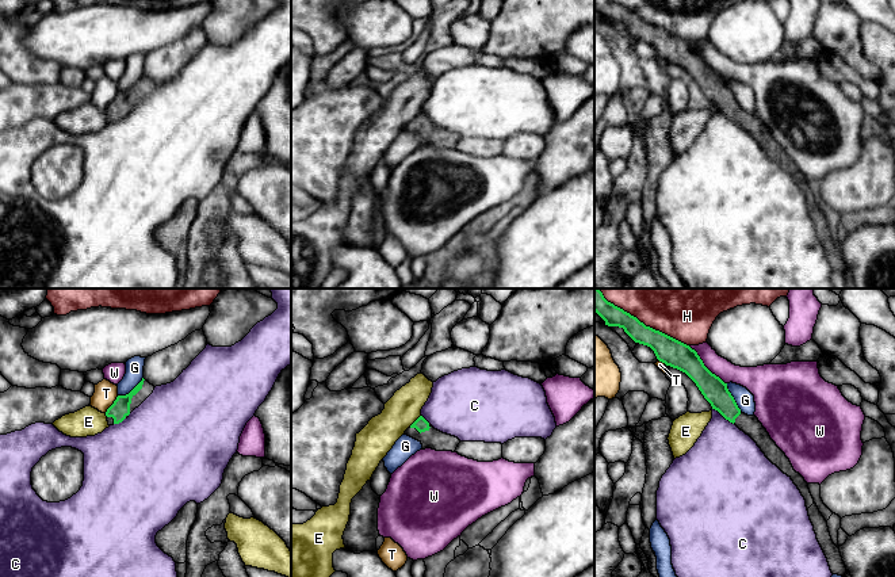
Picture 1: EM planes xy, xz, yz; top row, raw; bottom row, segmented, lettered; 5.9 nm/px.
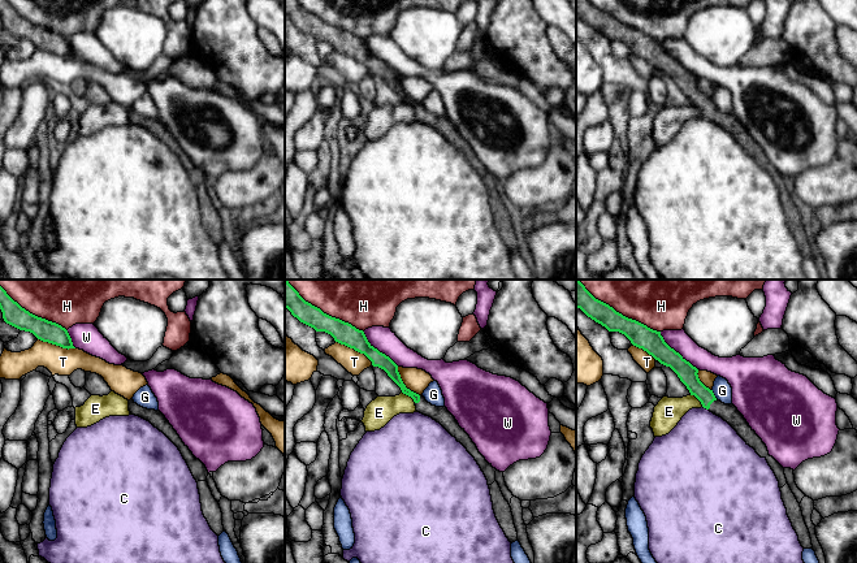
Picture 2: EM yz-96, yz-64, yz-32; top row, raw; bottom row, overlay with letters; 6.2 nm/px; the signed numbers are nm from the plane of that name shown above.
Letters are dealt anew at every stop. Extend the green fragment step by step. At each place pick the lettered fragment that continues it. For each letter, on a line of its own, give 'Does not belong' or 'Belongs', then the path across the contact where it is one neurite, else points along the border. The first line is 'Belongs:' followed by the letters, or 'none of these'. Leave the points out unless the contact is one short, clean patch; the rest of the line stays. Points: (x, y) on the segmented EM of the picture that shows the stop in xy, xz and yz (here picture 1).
Belongs: none of these
C: Does not belong
E: Does not belong. Boundary: xz (420, 415), (409, 425)
G: Does not belong
H: Does not belong
T: Does not belong
W: Does not belong

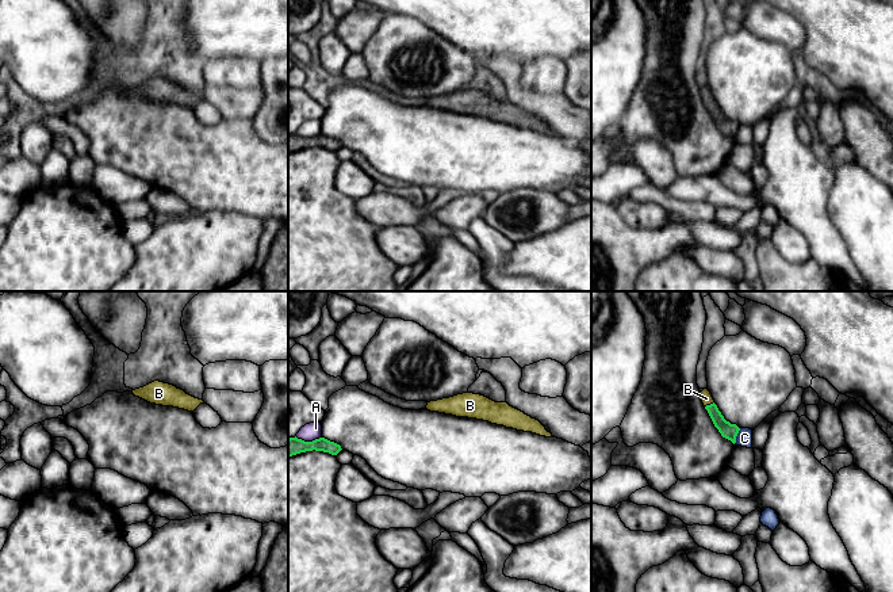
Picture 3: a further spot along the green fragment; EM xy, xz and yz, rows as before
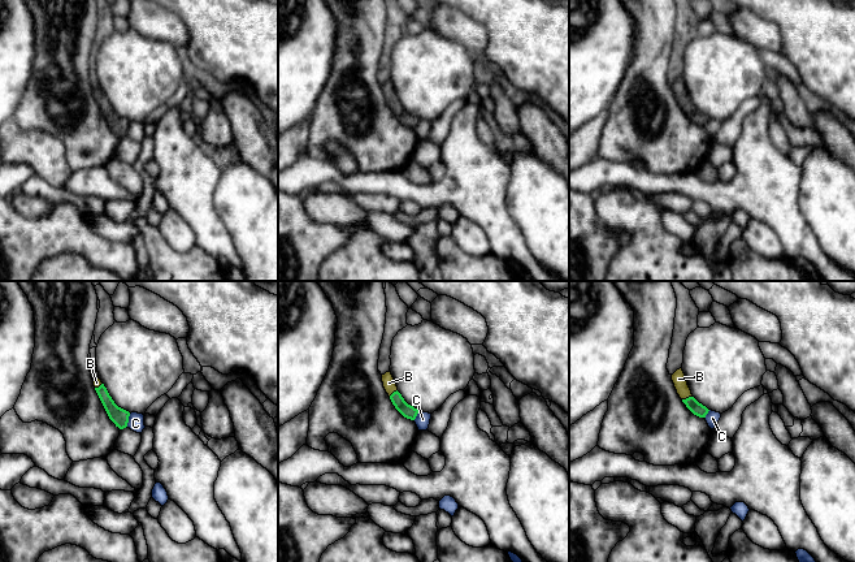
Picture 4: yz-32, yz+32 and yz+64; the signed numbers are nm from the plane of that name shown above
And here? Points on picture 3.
Belongs: B
A: Does not belong. Boundary: xz (295, 436), (303, 440), (321, 438)
B: Belongs. Path across: yz (729, 431), (717, 419), (711, 404), (706, 398)
C: Does not belong

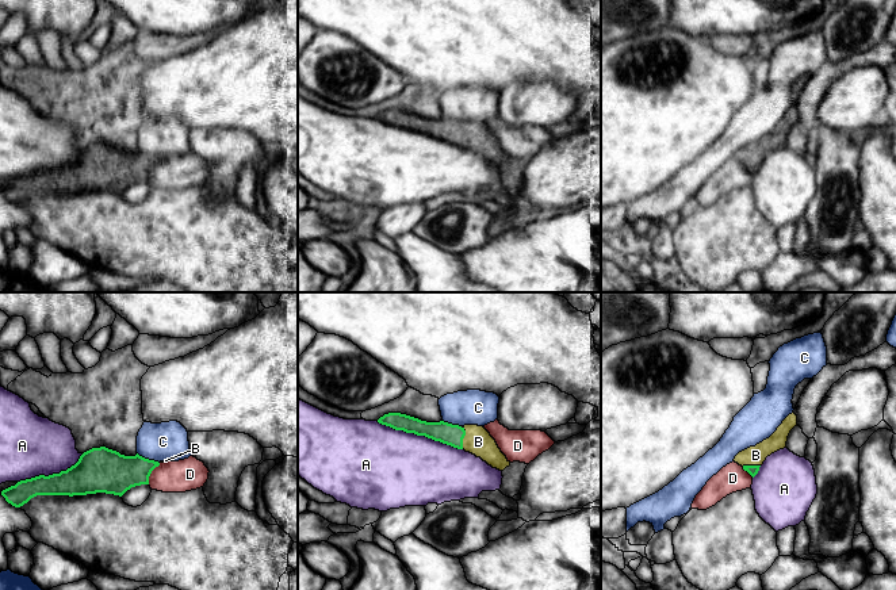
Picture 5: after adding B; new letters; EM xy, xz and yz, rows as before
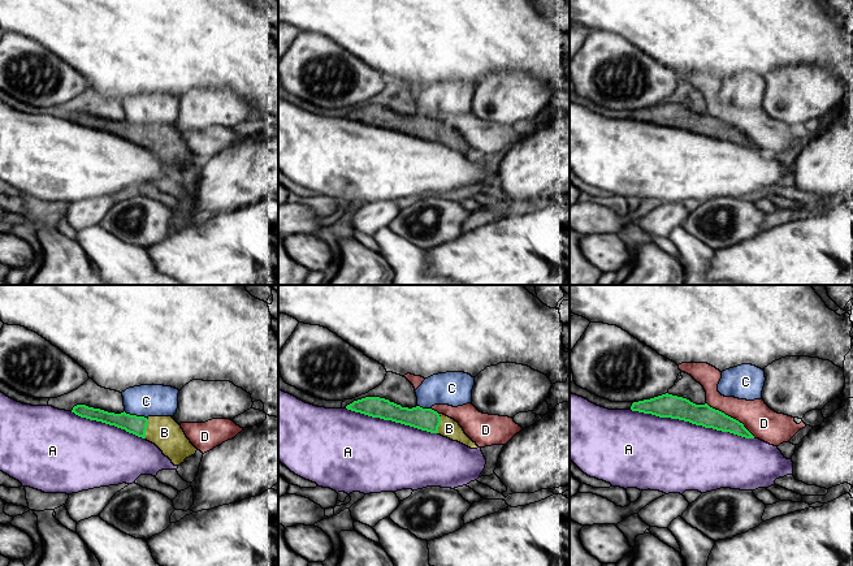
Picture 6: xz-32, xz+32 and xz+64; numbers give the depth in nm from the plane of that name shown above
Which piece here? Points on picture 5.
Belongs: B
A: Does not belong
B: Belongs. Path across: xz (447, 433), (463, 437), (471, 437), (478, 441)
C: Does not belong
D: Does not belong. Boundary: xy (160, 463), (152, 471), (148, 483)

